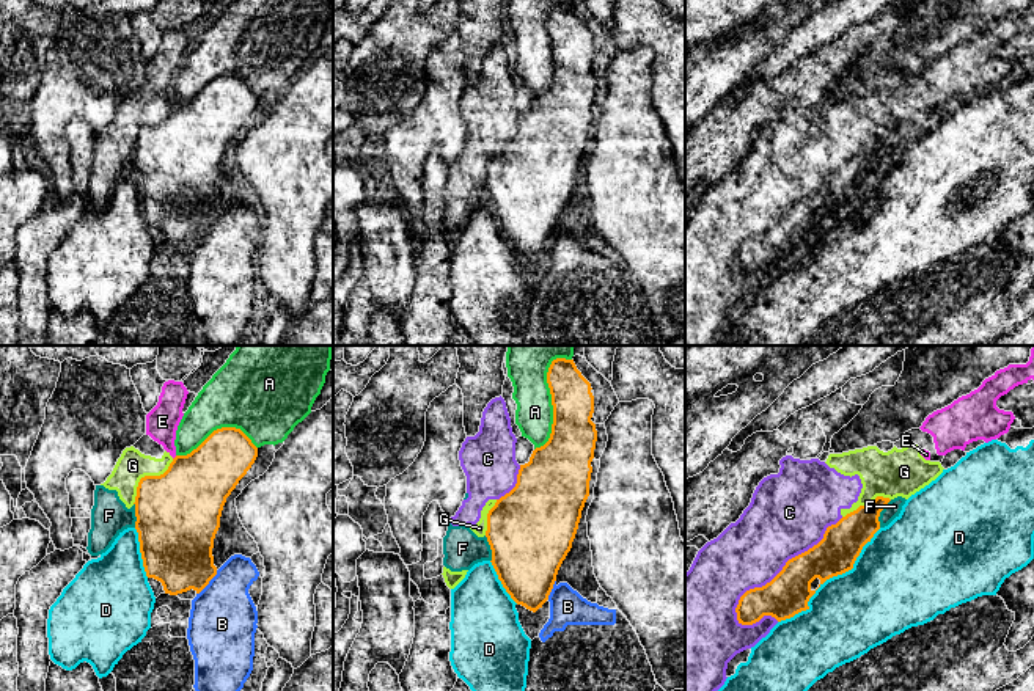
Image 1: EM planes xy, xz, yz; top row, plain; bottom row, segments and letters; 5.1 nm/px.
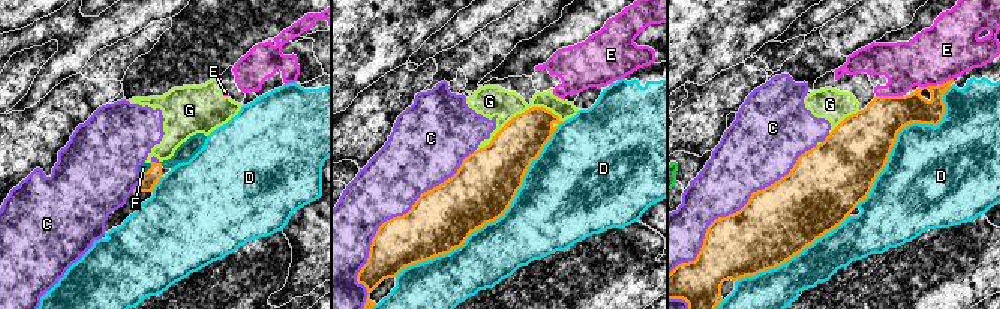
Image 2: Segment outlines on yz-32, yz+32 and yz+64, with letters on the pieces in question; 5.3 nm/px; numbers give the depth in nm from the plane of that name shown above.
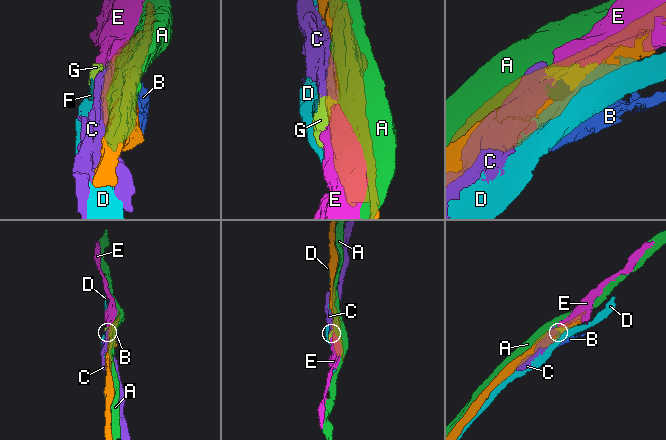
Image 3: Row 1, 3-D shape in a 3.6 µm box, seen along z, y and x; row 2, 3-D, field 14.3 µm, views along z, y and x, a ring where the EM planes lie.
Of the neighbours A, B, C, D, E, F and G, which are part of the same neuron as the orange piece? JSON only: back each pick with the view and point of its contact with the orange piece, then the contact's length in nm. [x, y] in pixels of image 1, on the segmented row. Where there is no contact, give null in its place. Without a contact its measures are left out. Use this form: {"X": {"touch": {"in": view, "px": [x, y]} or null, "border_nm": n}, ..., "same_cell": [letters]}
{"same_cell": []}

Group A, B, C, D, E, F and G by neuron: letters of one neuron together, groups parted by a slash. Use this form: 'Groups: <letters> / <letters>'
Groups: A / B / C E F G / D

